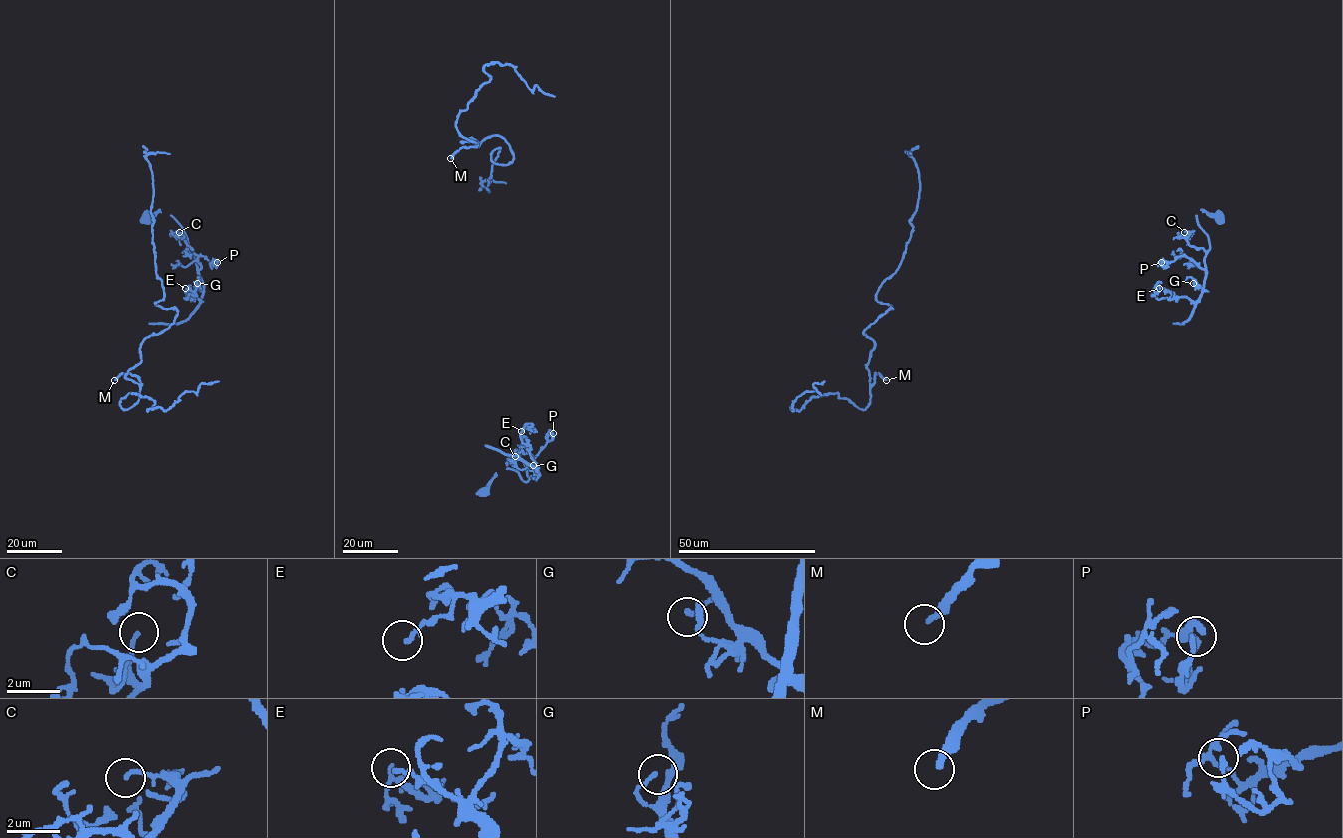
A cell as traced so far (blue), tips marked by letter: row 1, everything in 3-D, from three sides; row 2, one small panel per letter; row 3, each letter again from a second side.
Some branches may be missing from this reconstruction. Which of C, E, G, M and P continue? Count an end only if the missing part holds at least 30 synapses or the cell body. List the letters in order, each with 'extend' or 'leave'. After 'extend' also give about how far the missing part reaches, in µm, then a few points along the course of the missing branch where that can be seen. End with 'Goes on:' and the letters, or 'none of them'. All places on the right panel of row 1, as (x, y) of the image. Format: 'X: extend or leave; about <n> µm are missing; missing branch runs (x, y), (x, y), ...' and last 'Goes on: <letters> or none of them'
C: leave
E: leave
G: leave
M: leave
P: leave
Goes on: none of them

